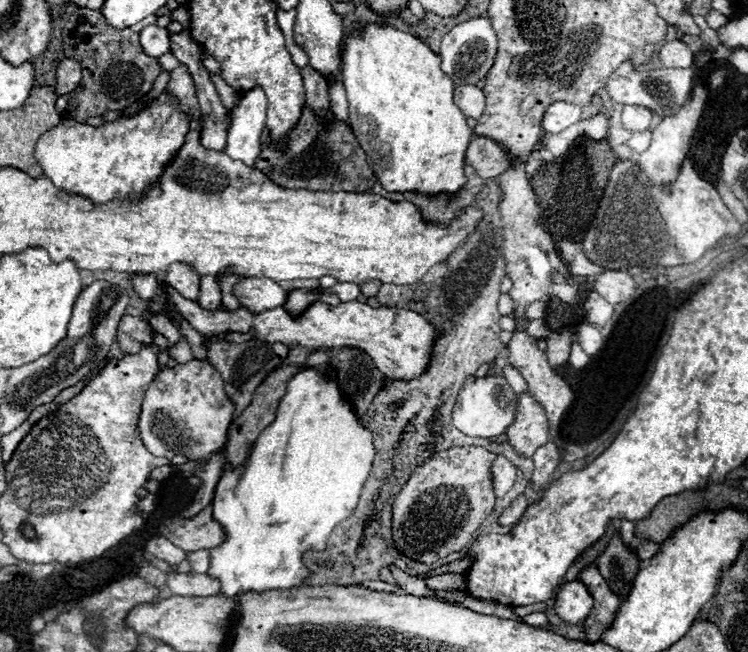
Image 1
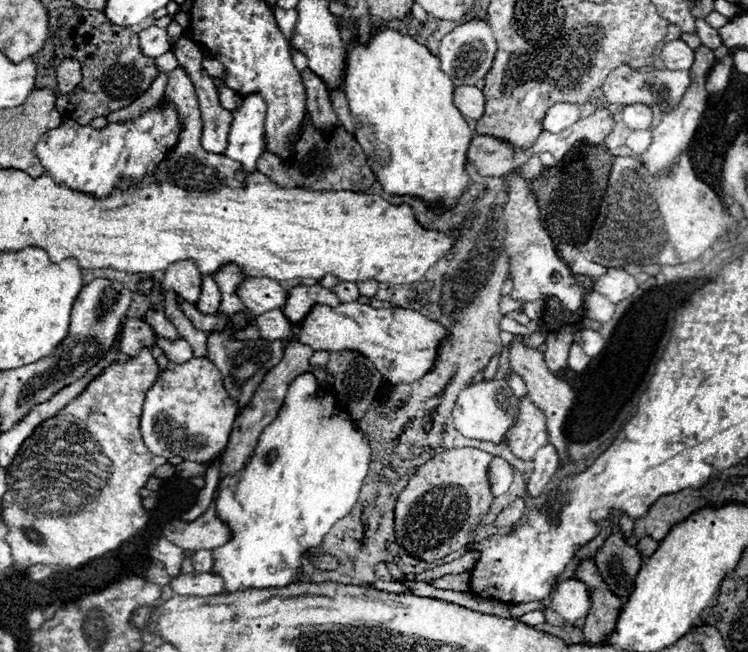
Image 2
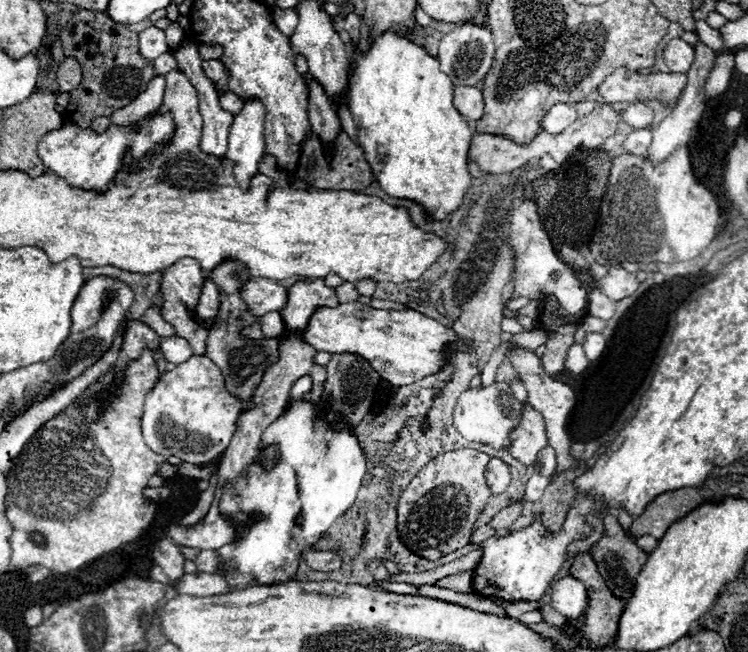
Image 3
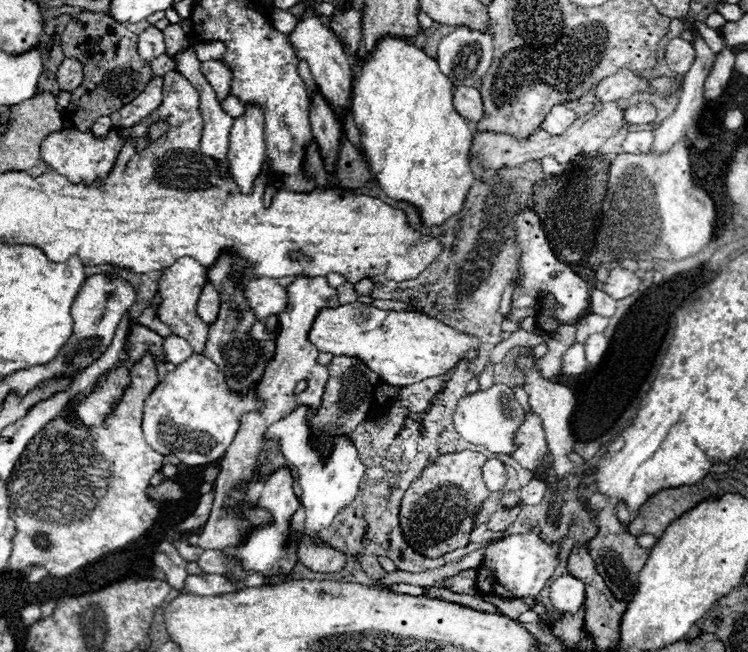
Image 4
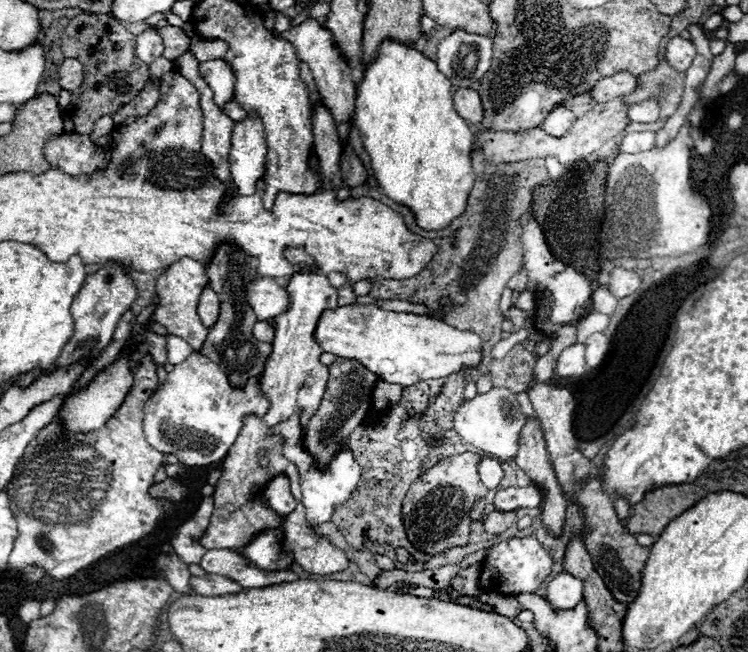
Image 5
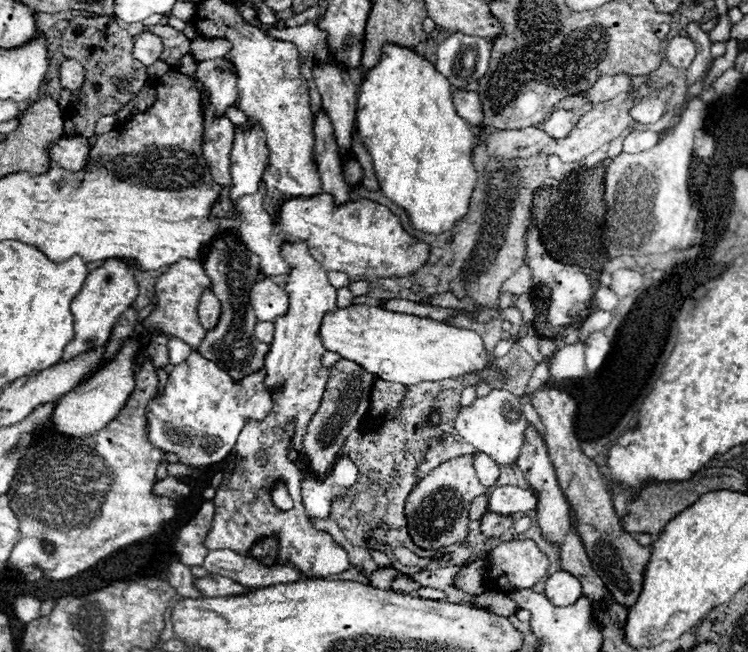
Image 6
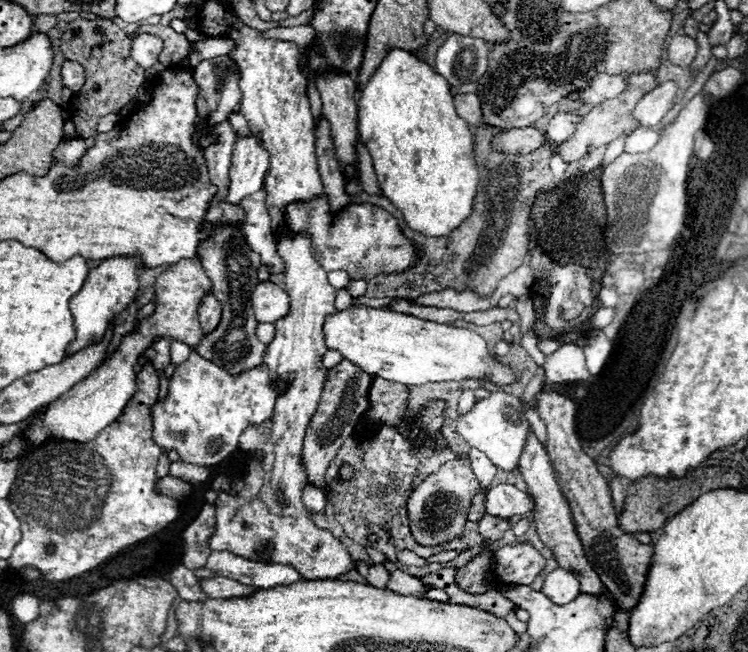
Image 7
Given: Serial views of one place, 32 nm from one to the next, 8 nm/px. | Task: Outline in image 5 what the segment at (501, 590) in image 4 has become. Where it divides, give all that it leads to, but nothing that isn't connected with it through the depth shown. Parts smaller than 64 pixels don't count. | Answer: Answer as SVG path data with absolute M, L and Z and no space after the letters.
M512 536L492 548L486 550L482 574L480 574L480 588L482 592L496 592L502 596L514 596L514 594L534 594L540 584L550 576L552 572L552 554L544 550L544 546L534 536Z

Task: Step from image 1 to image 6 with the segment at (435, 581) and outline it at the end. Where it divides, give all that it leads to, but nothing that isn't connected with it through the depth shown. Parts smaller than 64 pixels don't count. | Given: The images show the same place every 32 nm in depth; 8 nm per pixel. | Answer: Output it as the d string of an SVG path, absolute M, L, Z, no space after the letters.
M482 558L482 560L476 560L474 564L468 564L464 566L456 578L454 578L454 586L466 594L472 594L472 596L478 596L486 590L486 586L482 584L482 574L486 570L486 564L488 560Z

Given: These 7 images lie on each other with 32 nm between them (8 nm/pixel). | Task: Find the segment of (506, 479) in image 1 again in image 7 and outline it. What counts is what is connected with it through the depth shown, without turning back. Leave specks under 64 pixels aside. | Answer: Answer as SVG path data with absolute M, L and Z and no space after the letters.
M470 450L468 456L470 456L470 460L472 460L472 470L474 470L478 482L480 482L484 488L492 486L492 480L494 480L494 476L496 476L498 468L496 468L480 450Z

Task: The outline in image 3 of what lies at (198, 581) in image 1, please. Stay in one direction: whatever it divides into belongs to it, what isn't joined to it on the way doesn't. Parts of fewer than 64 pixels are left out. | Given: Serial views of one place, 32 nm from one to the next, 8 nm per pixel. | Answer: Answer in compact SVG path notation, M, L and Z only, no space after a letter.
M184 574L180 582L174 584L178 594L192 596L216 596L230 592L226 580L220 574Z

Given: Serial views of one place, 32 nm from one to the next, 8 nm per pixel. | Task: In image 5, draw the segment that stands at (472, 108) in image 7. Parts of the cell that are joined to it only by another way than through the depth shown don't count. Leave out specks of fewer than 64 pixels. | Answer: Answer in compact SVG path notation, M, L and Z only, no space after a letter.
M472 88L454 90L454 108L462 118L466 118L472 124L478 124L484 116L480 94L478 94L478 90L472 90Z

